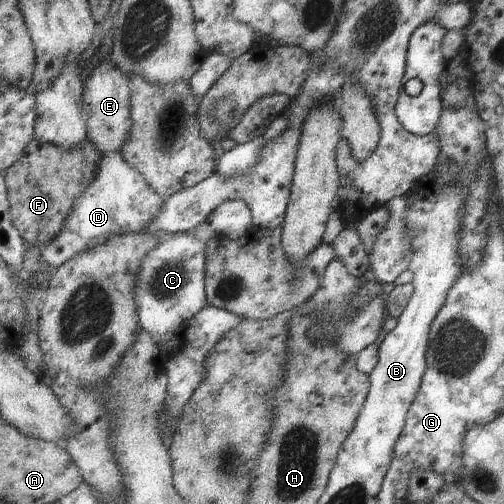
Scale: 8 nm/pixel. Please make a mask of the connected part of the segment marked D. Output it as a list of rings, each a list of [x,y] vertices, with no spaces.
[[[119,152],[102,156],[95,178],[85,194],[75,202],[75,207],[57,238],[49,246],[35,246],[39,250],[39,258],[47,262],[52,271],[61,268],[75,256],[105,244],[113,236],[145,233],[145,228],[151,226],[151,222],[165,208],[165,199],[151,189],[146,177],[129,165]]]

